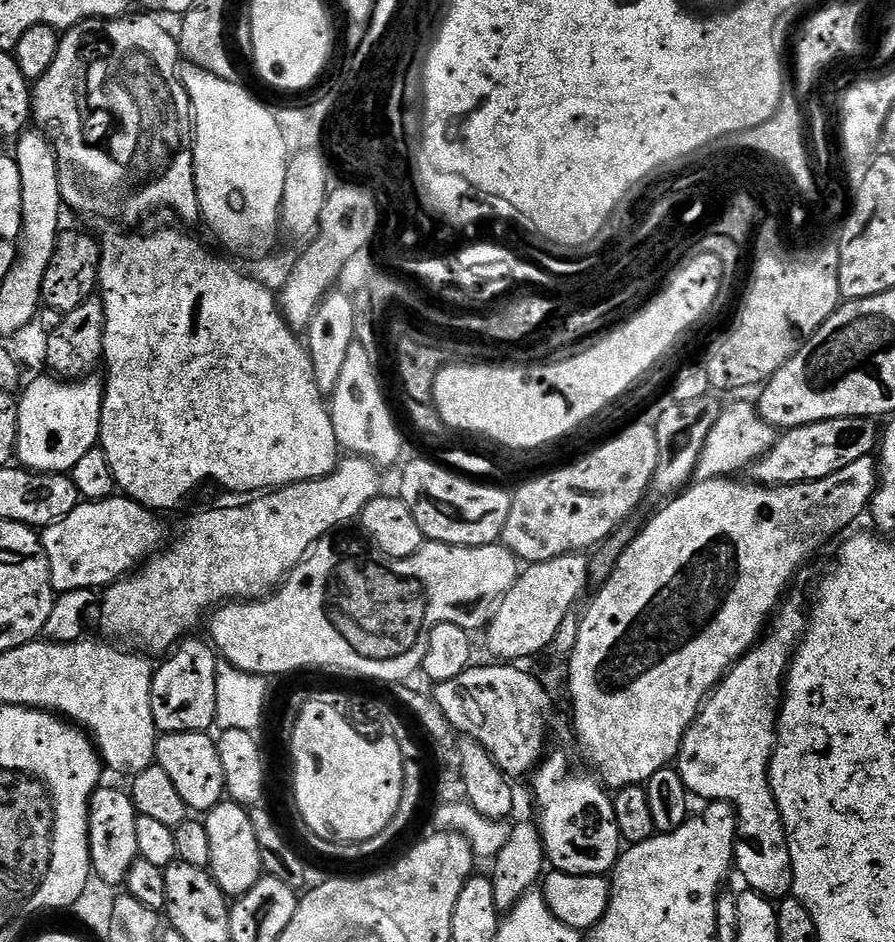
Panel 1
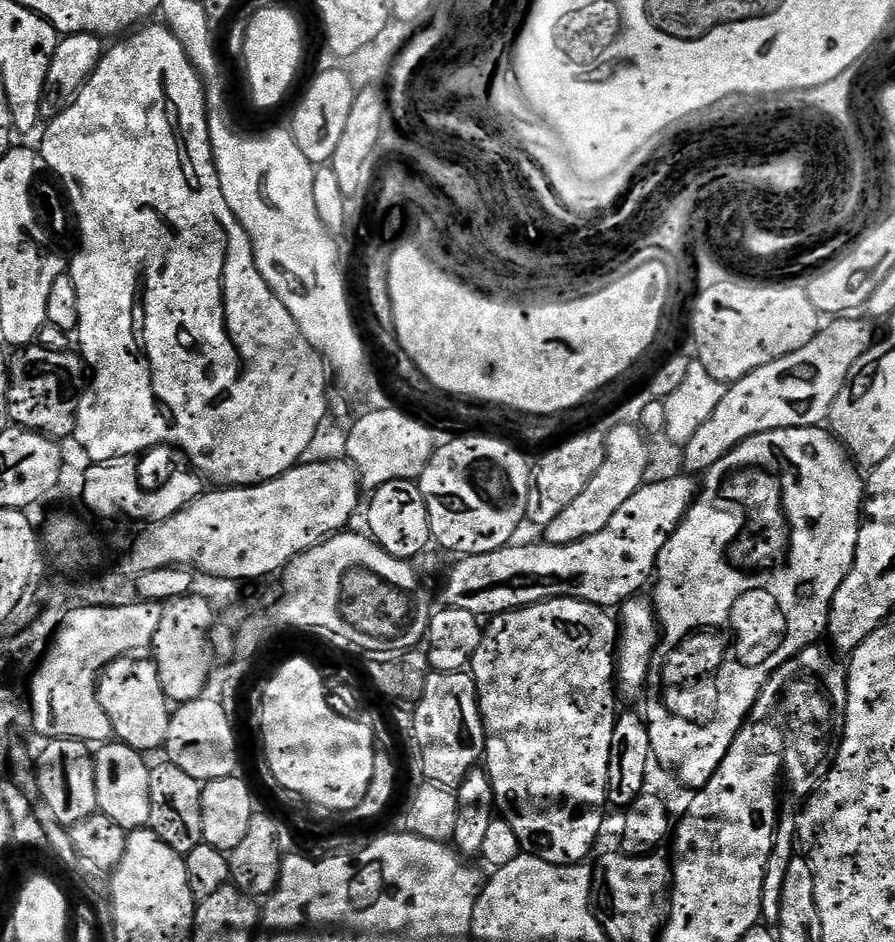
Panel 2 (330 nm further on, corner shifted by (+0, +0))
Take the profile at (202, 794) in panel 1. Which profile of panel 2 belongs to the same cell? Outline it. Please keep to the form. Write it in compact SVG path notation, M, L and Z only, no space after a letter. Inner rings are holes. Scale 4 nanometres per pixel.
M124 656L109 664L100 675L98 691L115 739L134 750L151 754L155 748L163 749L168 743L173 709L160 681L155 659L140 659L144 658Z

